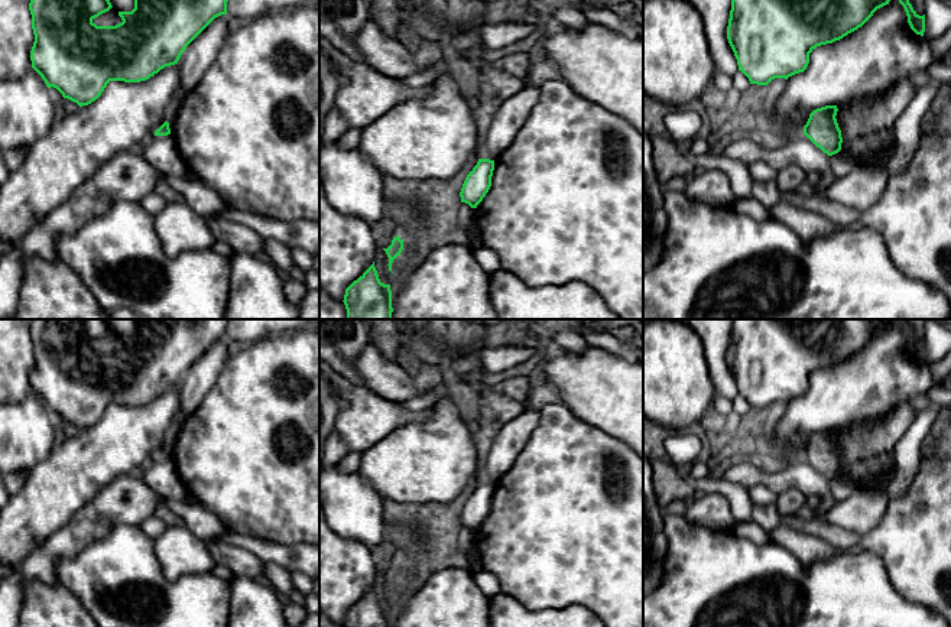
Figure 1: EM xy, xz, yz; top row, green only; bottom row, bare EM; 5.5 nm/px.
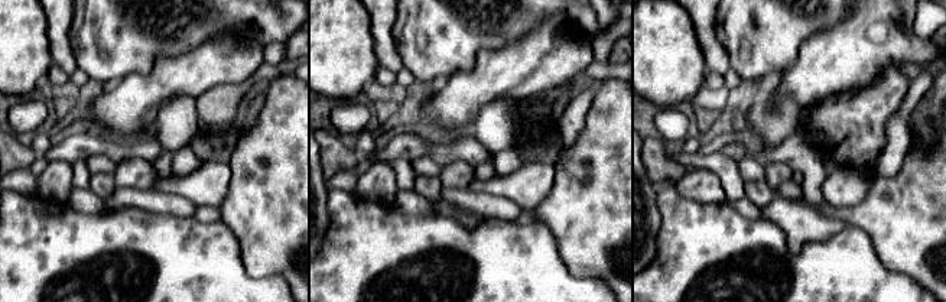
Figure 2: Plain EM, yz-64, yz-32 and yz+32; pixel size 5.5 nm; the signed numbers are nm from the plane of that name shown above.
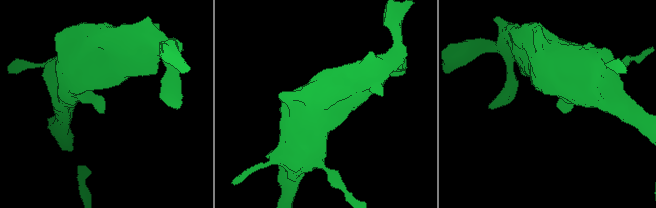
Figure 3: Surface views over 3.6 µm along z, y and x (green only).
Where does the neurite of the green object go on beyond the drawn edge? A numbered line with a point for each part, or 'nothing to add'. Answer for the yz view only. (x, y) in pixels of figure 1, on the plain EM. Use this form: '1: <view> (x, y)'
nothing to add

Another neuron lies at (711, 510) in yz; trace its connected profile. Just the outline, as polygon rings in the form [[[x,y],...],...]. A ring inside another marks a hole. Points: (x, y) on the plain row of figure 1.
[[[707,493],[692,500],[685,516],[688,520],[713,530],[730,530],[736,523],[728,500],[718,493]]]

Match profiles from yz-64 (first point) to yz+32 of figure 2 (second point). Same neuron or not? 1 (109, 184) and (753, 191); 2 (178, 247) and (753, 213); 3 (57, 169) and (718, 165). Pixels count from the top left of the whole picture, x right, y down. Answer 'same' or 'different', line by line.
1: same
2: different
3: different

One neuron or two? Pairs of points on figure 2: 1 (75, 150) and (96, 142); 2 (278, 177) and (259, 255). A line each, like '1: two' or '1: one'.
1: one
2: one

